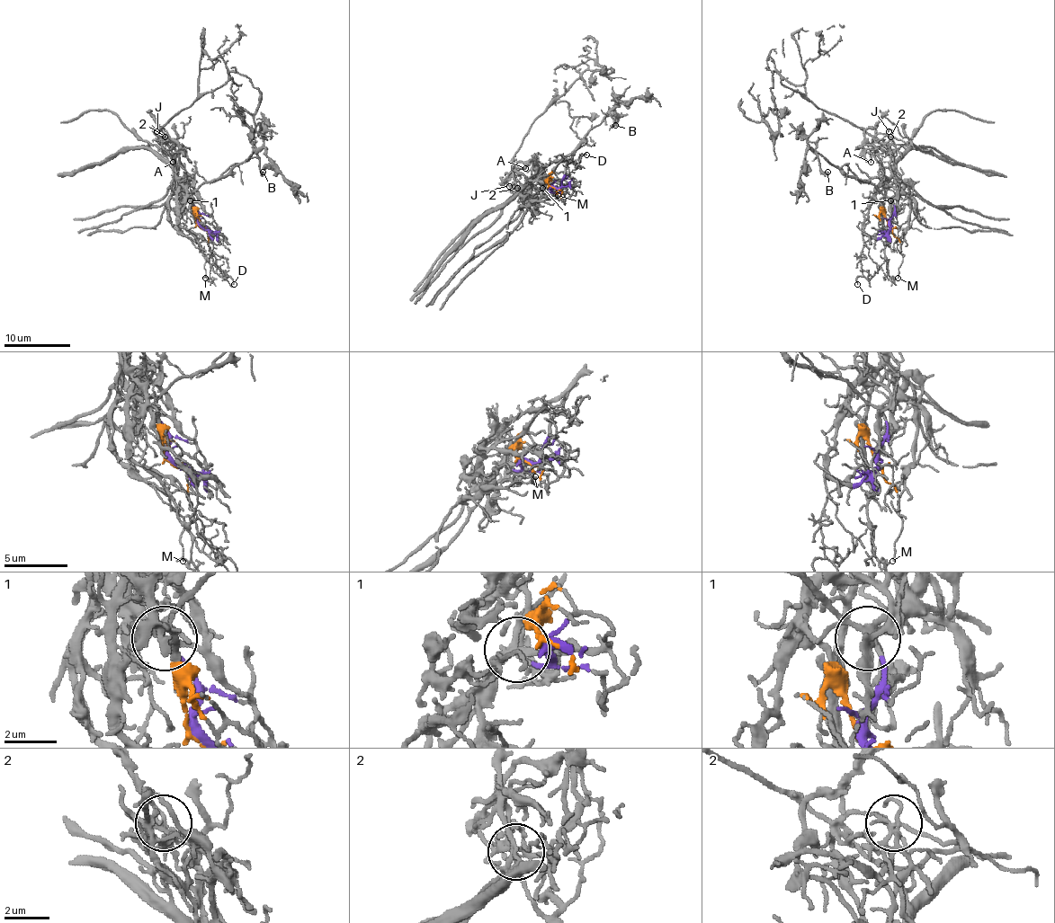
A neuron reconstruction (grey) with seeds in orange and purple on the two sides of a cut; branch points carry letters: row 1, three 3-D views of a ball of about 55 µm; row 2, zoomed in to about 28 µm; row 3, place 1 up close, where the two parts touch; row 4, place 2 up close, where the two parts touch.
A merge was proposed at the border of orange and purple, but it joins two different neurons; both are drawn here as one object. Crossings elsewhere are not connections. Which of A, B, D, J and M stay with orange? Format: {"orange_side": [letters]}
{"orange_side": ["A", "D", "J", "M"]}

